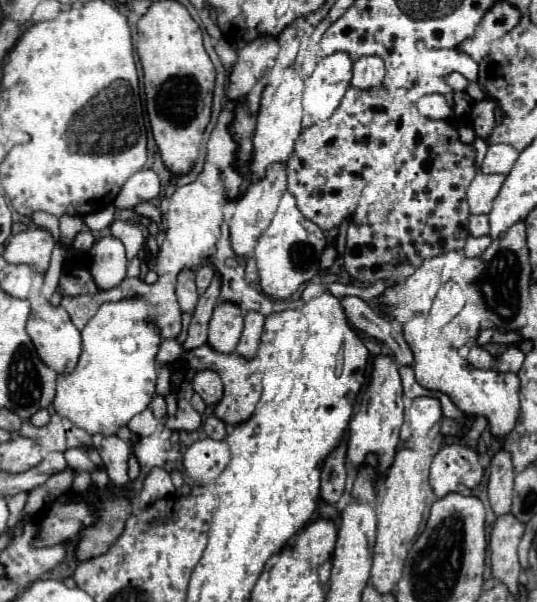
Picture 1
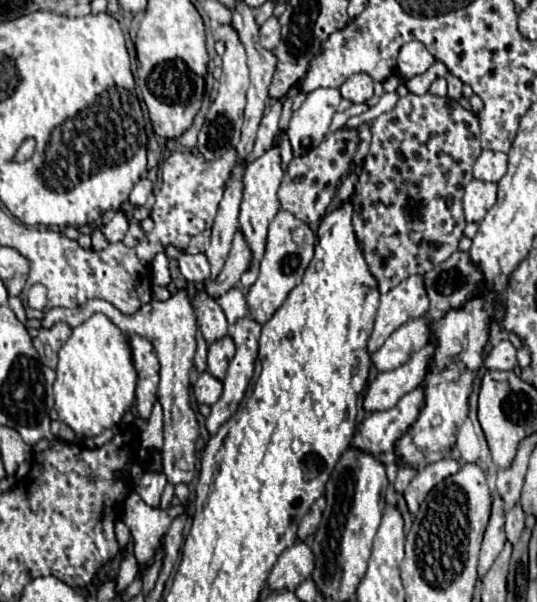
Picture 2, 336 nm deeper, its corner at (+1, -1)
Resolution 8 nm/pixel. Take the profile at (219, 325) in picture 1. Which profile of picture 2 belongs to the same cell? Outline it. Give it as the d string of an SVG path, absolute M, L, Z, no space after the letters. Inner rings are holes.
M224 337L224 339L216 341L216 343L212 343L208 347L208 373L222 381L224 375L226 375L228 363L234 357L234 351L236 351L234 341L230 337Z

